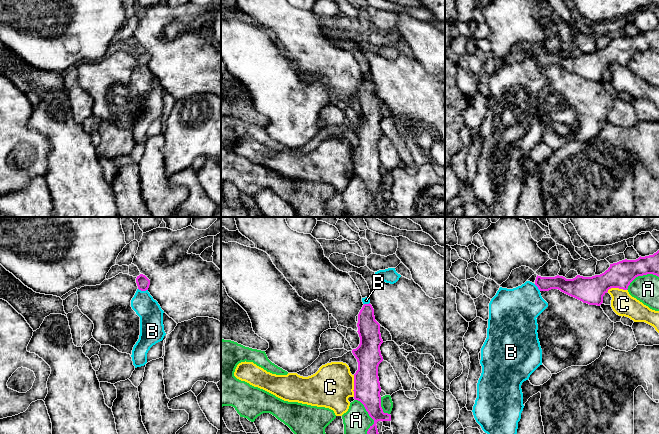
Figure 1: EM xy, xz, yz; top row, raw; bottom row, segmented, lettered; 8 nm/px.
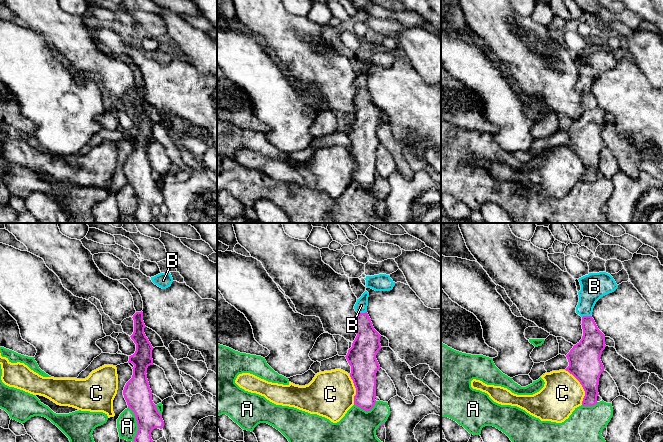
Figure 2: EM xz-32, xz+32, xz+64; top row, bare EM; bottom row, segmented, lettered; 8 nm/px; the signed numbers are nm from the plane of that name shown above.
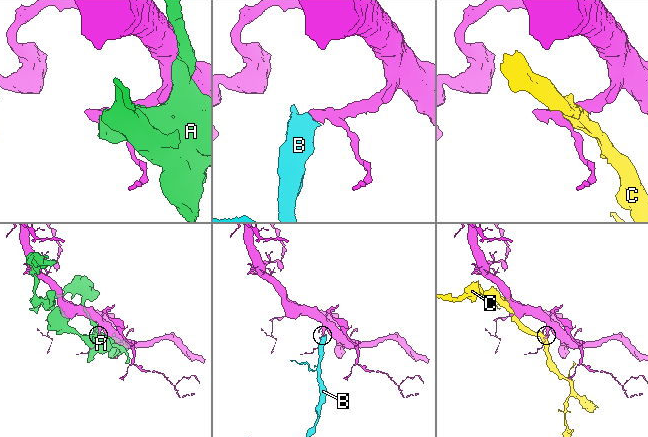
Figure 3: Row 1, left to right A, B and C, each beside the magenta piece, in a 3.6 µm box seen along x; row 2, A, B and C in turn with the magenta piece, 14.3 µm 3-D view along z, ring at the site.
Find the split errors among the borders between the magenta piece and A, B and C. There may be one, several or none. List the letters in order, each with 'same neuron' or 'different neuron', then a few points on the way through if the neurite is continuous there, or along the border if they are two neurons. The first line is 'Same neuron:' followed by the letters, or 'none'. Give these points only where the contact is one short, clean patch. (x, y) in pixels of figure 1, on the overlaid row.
Same neuron: B
A: different neuron
B: same neuron; runs through xy (143, 282), (143, 290), (143, 304), (151, 315)
C: different neuron

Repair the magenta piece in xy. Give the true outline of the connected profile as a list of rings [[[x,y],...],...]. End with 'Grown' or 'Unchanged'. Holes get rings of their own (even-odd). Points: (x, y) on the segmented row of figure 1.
[[[143,274],[136,278],[138,289],[131,300],[131,307],[140,317],[140,335],[132,350],[135,368],[147,363],[147,353],[166,335],[163,325],[163,313],[160,305],[148,292],[150,280]]]. Grown

